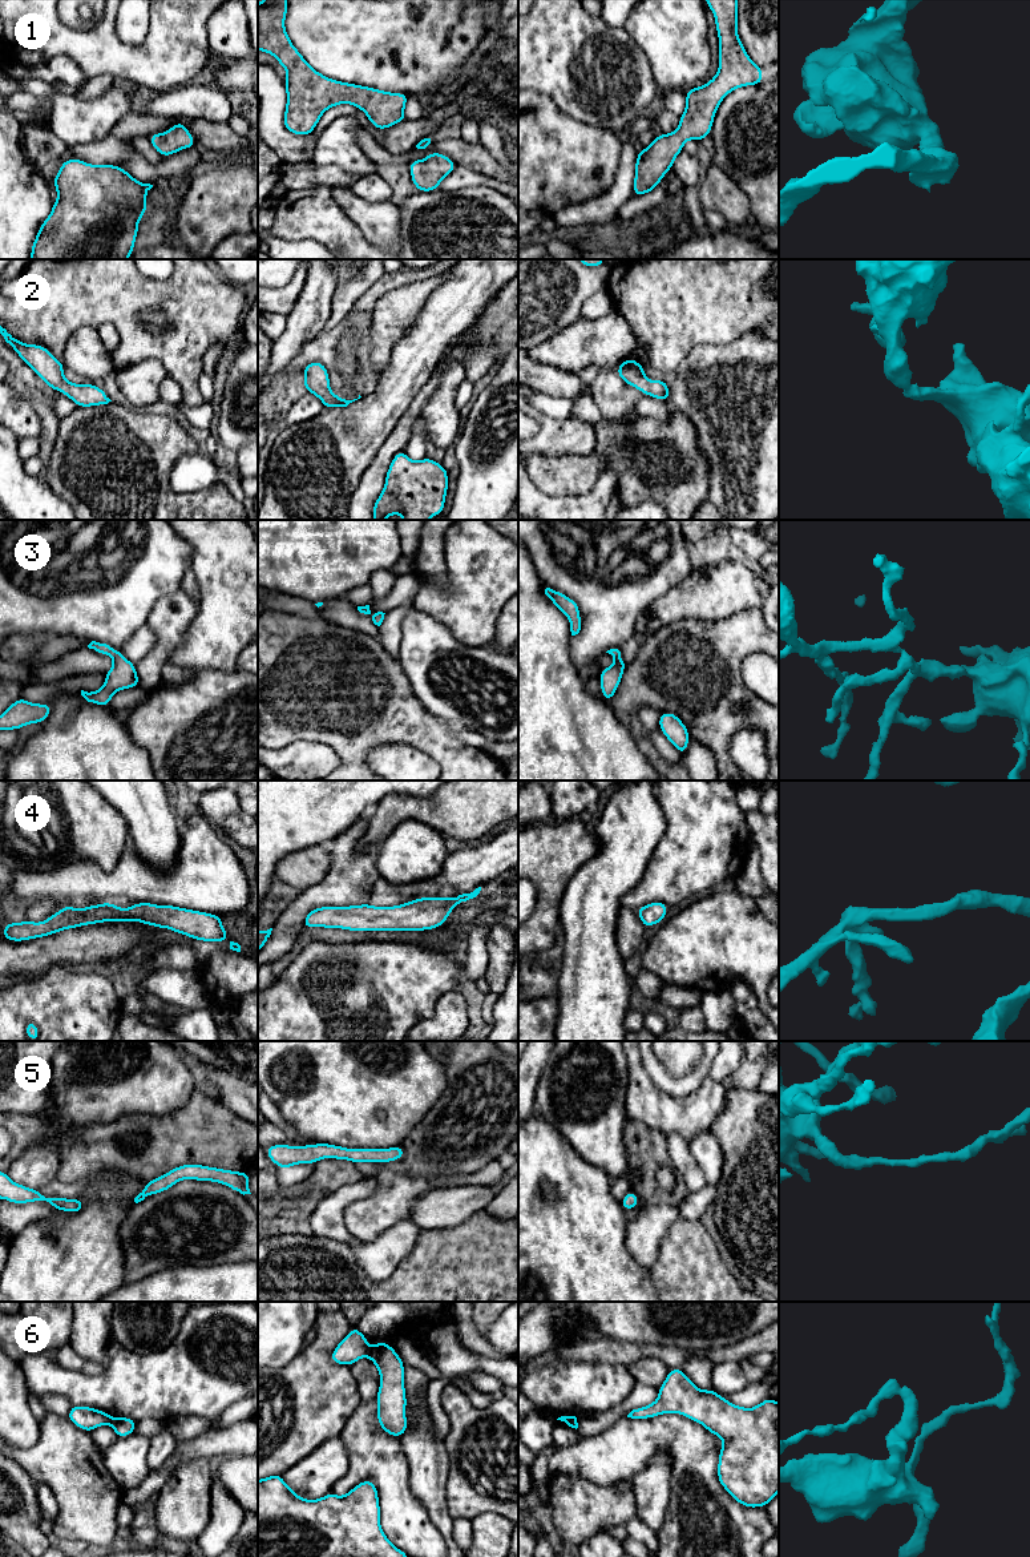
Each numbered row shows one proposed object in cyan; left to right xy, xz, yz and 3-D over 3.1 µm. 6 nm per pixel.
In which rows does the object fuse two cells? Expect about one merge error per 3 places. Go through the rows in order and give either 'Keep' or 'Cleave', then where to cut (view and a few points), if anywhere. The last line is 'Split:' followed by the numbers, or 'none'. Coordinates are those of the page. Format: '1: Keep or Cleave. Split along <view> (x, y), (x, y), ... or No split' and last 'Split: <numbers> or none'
1: Keep. No split
2: Keep. No split
3: Keep. No split
4: Keep. No split
5: Keep. No split
6: Cleave. Split along xz (371, 1348), (368, 1355)
Split: 6

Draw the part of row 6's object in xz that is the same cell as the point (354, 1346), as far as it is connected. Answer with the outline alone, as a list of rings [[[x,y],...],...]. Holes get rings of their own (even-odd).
[[[352,1327],[348,1335],[335,1347],[331,1360],[335,1364],[352,1366],[361,1358],[369,1356],[371,1348],[367,1336],[358,1327]]]

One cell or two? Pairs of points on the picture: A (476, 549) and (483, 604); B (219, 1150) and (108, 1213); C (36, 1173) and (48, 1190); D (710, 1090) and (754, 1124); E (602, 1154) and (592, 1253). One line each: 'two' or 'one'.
A: one
B: two
C: two
D: two
E: two

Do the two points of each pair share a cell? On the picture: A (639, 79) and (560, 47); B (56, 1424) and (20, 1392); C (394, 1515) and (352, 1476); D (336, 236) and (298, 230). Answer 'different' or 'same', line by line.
A: same
B: different
C: same
D: same

